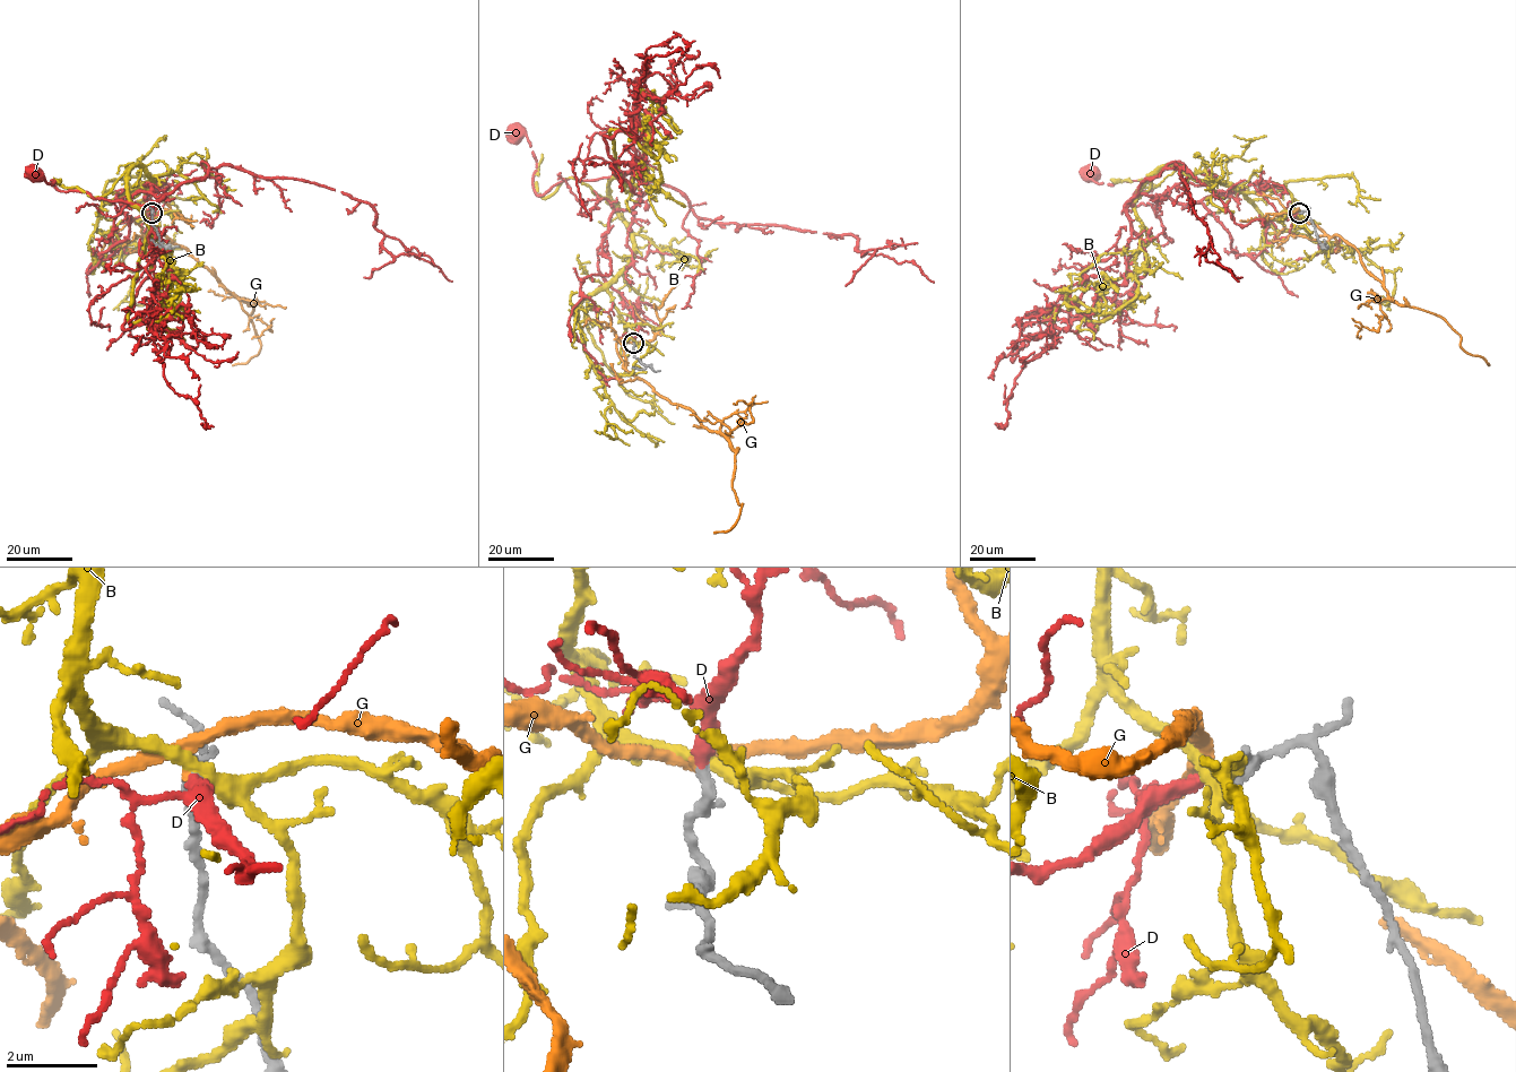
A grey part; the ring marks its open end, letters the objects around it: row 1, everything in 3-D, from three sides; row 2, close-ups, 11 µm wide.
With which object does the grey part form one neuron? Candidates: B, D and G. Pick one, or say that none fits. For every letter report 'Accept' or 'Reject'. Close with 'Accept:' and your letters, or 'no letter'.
B: Reject
D: Accept
G: Reject
Accept: D

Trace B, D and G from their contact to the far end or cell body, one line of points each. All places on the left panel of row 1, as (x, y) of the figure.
B: (152, 213), (143, 187), (126, 191), (150, 182), (135, 165), (128, 196), (179, 295), (161, 304), (195, 283)
D: (152, 213), (141, 184), (117, 195), (127, 204), (139, 191), (166, 195), (141, 205), (96, 198), (35, 171)
G: (152, 213), (136, 218), (145, 234), (166, 235), (253, 307), (251, 321), (261, 348), (245, 363), (233, 365)

